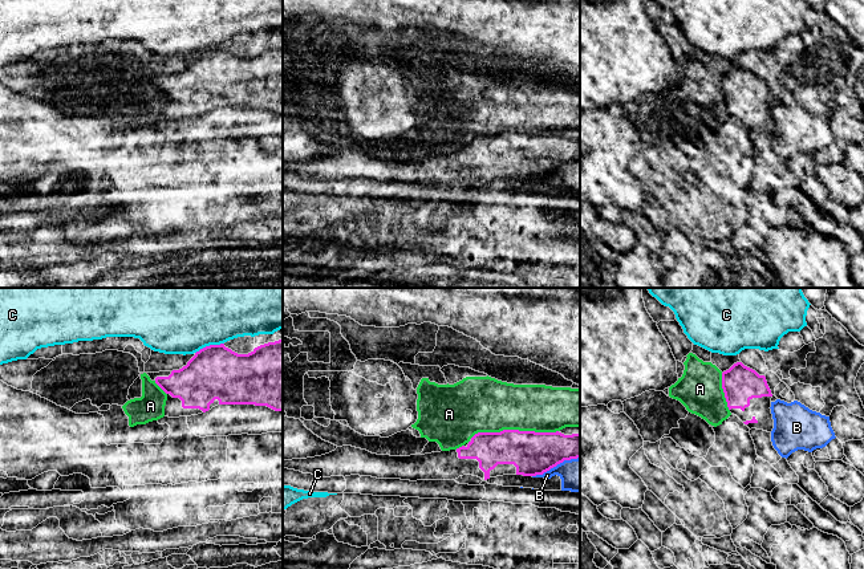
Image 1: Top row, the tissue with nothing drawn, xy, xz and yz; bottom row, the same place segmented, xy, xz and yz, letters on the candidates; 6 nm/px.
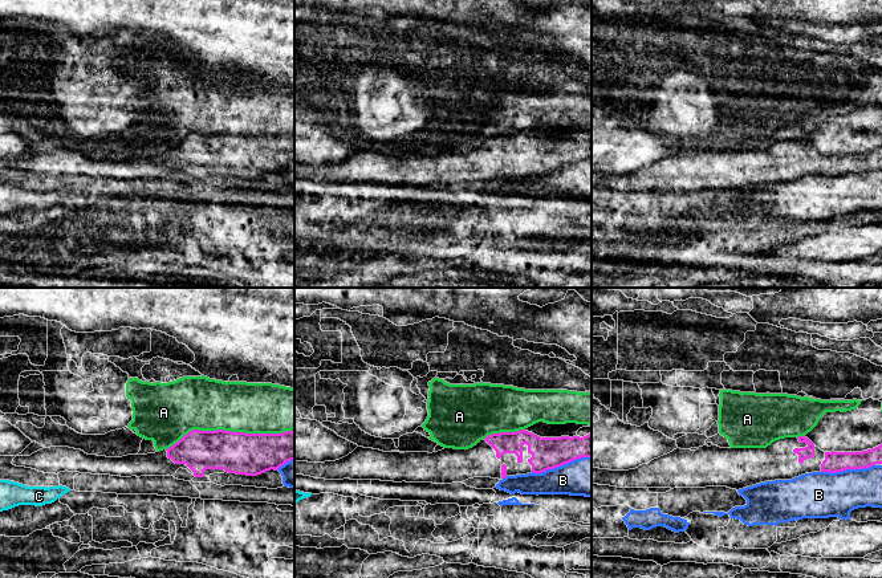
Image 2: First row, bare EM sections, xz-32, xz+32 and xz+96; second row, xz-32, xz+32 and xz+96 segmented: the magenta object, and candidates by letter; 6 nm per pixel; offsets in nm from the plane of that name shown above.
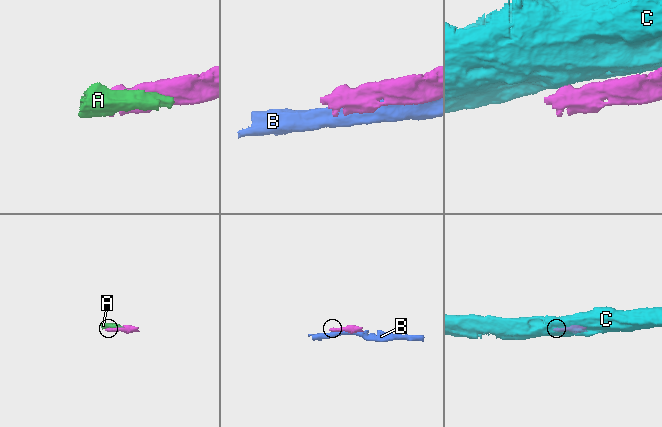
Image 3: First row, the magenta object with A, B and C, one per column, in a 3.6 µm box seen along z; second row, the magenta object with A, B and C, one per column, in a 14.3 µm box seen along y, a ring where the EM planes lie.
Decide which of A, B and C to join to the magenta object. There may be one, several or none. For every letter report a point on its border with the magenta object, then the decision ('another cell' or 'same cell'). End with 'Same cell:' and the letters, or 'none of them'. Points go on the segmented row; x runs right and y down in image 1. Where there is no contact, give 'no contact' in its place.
A: xz (514, 430) | another cell
B: xz (555, 466) | another cell
C: xy (210, 345) | another cell
Same cell: none of them

